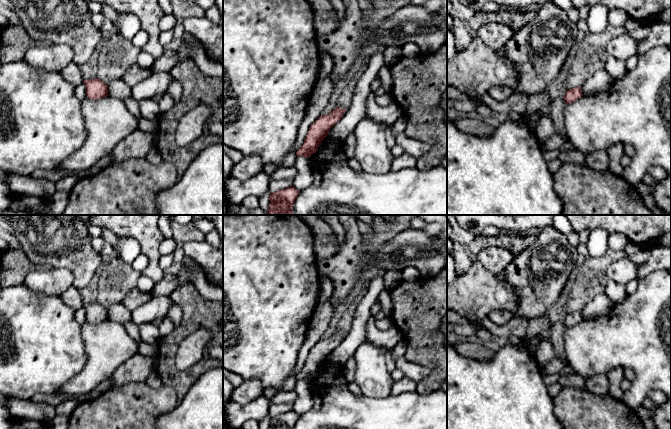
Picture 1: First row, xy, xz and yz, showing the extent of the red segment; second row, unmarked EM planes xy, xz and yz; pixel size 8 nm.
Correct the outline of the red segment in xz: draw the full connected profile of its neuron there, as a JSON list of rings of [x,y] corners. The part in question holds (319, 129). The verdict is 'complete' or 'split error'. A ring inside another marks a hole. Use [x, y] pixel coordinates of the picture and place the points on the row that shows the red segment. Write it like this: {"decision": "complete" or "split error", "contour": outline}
{"decision": "complete", "contour": [[[336,107],[329,114],[321,115],[309,128],[308,134],[300,149],[297,150],[297,156],[310,157],[317,151],[321,141],[327,137],[331,128],[343,117],[346,110]]]}

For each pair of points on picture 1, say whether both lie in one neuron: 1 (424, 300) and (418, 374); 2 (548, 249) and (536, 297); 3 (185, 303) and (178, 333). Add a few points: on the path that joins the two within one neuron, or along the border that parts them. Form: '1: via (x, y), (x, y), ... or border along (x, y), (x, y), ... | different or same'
1: border along (403, 357), (426, 367) | different
2: via (548, 261), (538, 274), (537, 285) | same
3: via (187, 310), (187, 324), (185, 326) | same

